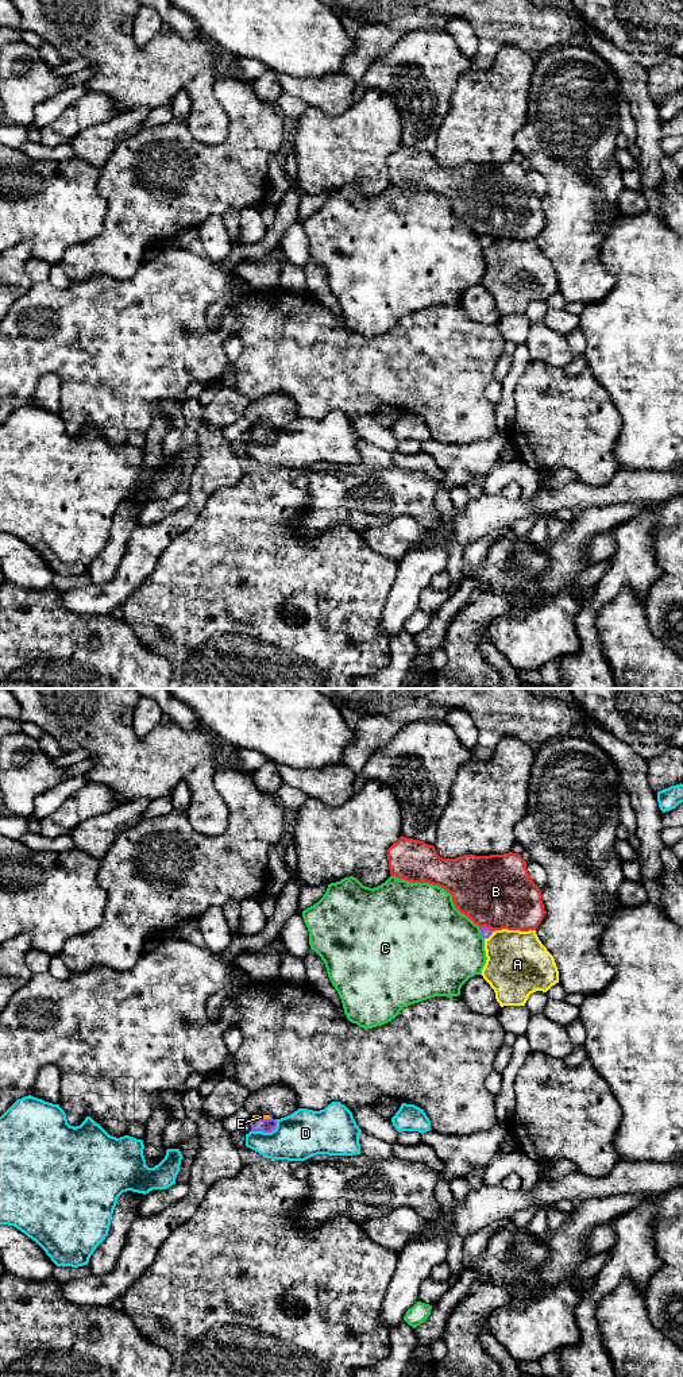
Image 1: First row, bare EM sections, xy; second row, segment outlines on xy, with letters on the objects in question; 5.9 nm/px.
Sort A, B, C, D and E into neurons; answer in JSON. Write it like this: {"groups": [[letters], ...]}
{"groups": [["A"], ["B"], ["C"], ["D"], ["E"]]}

